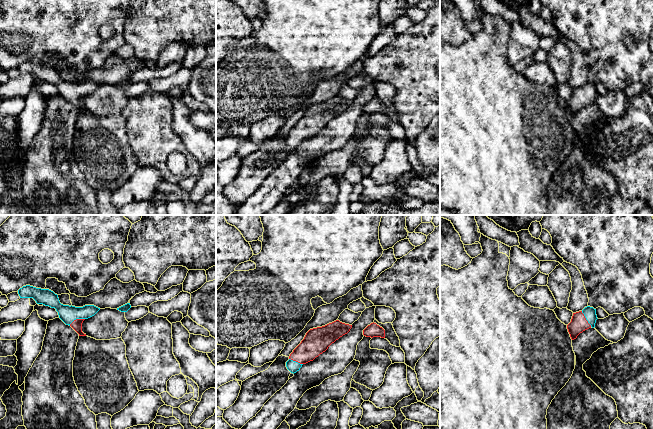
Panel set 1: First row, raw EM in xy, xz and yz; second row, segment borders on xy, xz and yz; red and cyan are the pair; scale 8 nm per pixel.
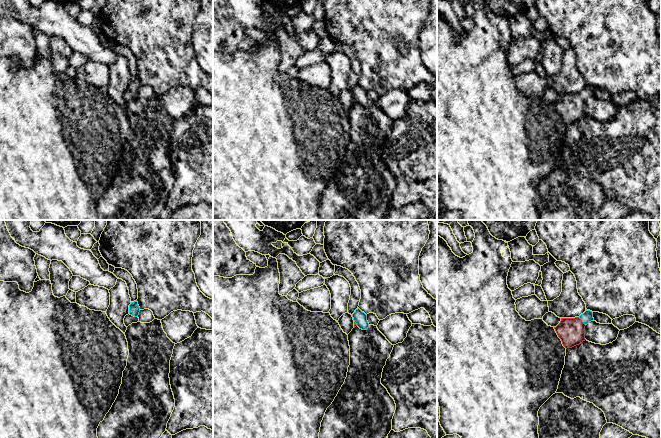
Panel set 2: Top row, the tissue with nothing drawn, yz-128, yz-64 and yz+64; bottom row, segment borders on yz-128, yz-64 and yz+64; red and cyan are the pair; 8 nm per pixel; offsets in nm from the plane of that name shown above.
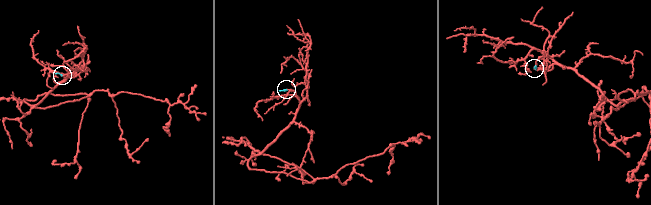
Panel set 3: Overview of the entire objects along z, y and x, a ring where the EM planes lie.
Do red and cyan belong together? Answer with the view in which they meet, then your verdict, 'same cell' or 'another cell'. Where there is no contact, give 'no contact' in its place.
contact in xy; same cell

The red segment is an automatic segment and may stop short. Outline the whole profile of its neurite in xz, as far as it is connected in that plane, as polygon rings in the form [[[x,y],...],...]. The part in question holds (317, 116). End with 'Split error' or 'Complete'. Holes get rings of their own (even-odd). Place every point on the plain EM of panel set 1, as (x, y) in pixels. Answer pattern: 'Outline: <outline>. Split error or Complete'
Outline: [[[336,96],[322,103],[310,105],[301,119],[293,126],[286,138],[291,149],[300,146],[303,140],[313,137],[343,111],[347,110],[352,101]]]. Split error

